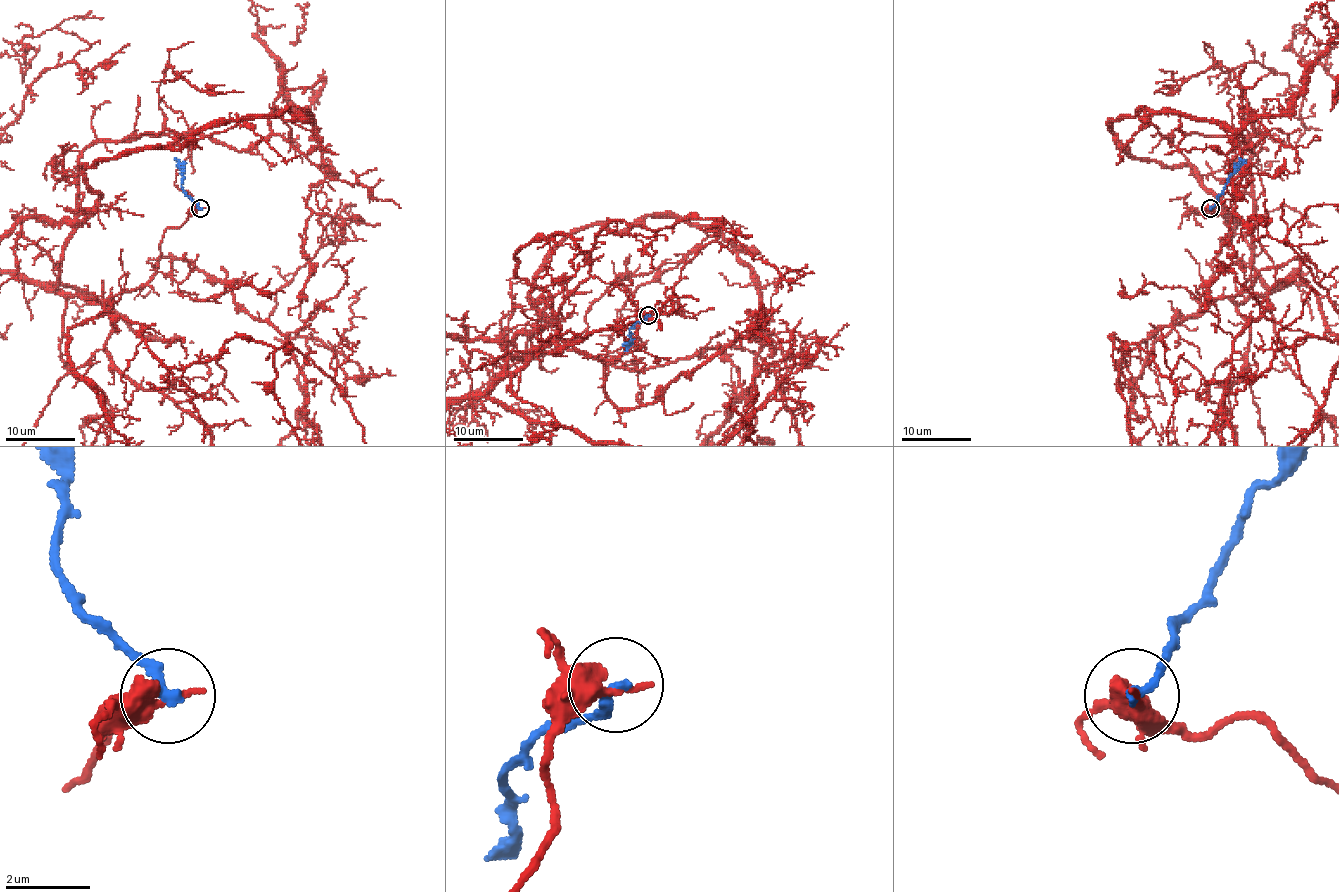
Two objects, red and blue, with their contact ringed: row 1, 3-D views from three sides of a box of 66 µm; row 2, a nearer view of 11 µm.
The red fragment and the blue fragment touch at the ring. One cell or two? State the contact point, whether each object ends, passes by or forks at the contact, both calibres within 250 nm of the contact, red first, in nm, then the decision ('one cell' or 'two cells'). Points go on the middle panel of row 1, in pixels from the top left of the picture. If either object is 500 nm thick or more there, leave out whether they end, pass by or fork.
(648, 315) | red ends | blue ends | 480/240 nm | two cells

